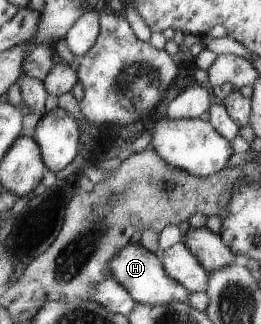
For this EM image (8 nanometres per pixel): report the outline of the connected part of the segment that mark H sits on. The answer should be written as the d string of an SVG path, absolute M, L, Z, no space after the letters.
M129 242L123 246L110 261L110 270L114 278L128 291L139 304L162 306L175 302L187 302L191 292L172 278L165 269L163 262L154 252L148 251L141 243Z

